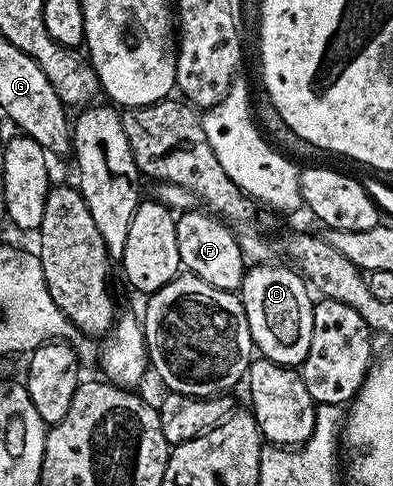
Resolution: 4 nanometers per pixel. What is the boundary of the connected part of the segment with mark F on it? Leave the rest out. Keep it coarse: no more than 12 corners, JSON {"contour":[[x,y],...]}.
{"contour":[[220,217],[177,218],[182,267],[215,288],[240,291],[247,263]]}

